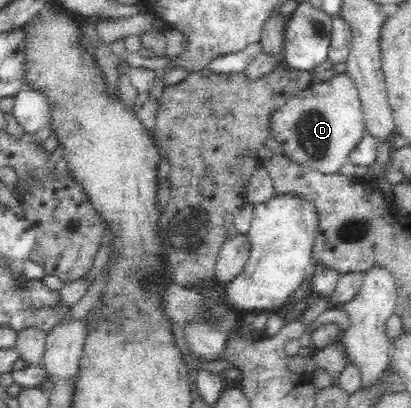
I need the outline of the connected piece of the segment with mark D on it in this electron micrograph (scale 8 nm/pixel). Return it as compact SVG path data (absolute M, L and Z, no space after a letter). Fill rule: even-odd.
M346 72L335 74L326 81L316 80L305 89L299 90L272 113L269 125L270 137L282 146L284 155L289 156L294 162L331 175L338 173L339 169L348 162L349 154L356 148L365 133L359 92Z

